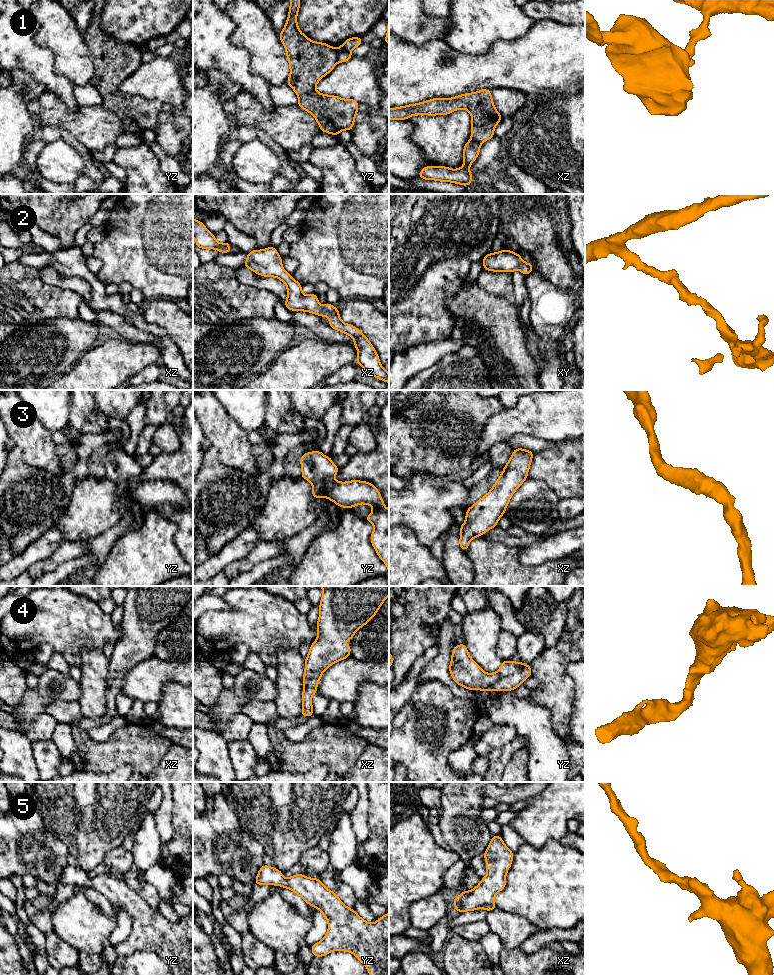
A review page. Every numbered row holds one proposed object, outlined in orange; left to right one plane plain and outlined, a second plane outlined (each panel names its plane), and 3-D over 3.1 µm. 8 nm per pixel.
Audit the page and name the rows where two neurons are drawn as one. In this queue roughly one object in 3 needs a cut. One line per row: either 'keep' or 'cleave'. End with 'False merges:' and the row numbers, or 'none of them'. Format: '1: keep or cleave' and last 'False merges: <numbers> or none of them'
1: cleave
2: keep
3: keep
4: keep
5: keep
False merges: 1

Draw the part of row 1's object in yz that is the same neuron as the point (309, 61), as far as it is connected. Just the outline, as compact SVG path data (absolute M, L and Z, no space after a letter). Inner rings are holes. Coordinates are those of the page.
M289 0L289 2L288 18L282 32L279 33L290 67L290 75L286 84L297 94L298 106L313 115L322 132L337 136L343 130L351 131L356 114L359 112L359 103L354 99L321 94L315 89L317 83L330 73L338 63L337 49L326 43L312 41L304 35L297 24L300 0Z

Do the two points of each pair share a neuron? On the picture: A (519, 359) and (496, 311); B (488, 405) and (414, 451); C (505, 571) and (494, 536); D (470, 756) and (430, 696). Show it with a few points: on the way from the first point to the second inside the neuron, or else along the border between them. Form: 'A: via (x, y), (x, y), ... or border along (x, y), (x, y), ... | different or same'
A: via (507, 347), (499, 338), (496, 323) | same
B: via (470, 411), (454, 414), (432, 436) | same
C: border along (482, 535), (491, 541), (519, 546) | different
D: border along (472, 732), (461, 746), (449, 754), (450, 765) | different

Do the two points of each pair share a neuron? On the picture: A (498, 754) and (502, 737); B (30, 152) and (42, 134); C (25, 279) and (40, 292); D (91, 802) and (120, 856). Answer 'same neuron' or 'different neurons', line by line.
A: different neurons
B: same neuron
C: same neuron
D: different neurons

